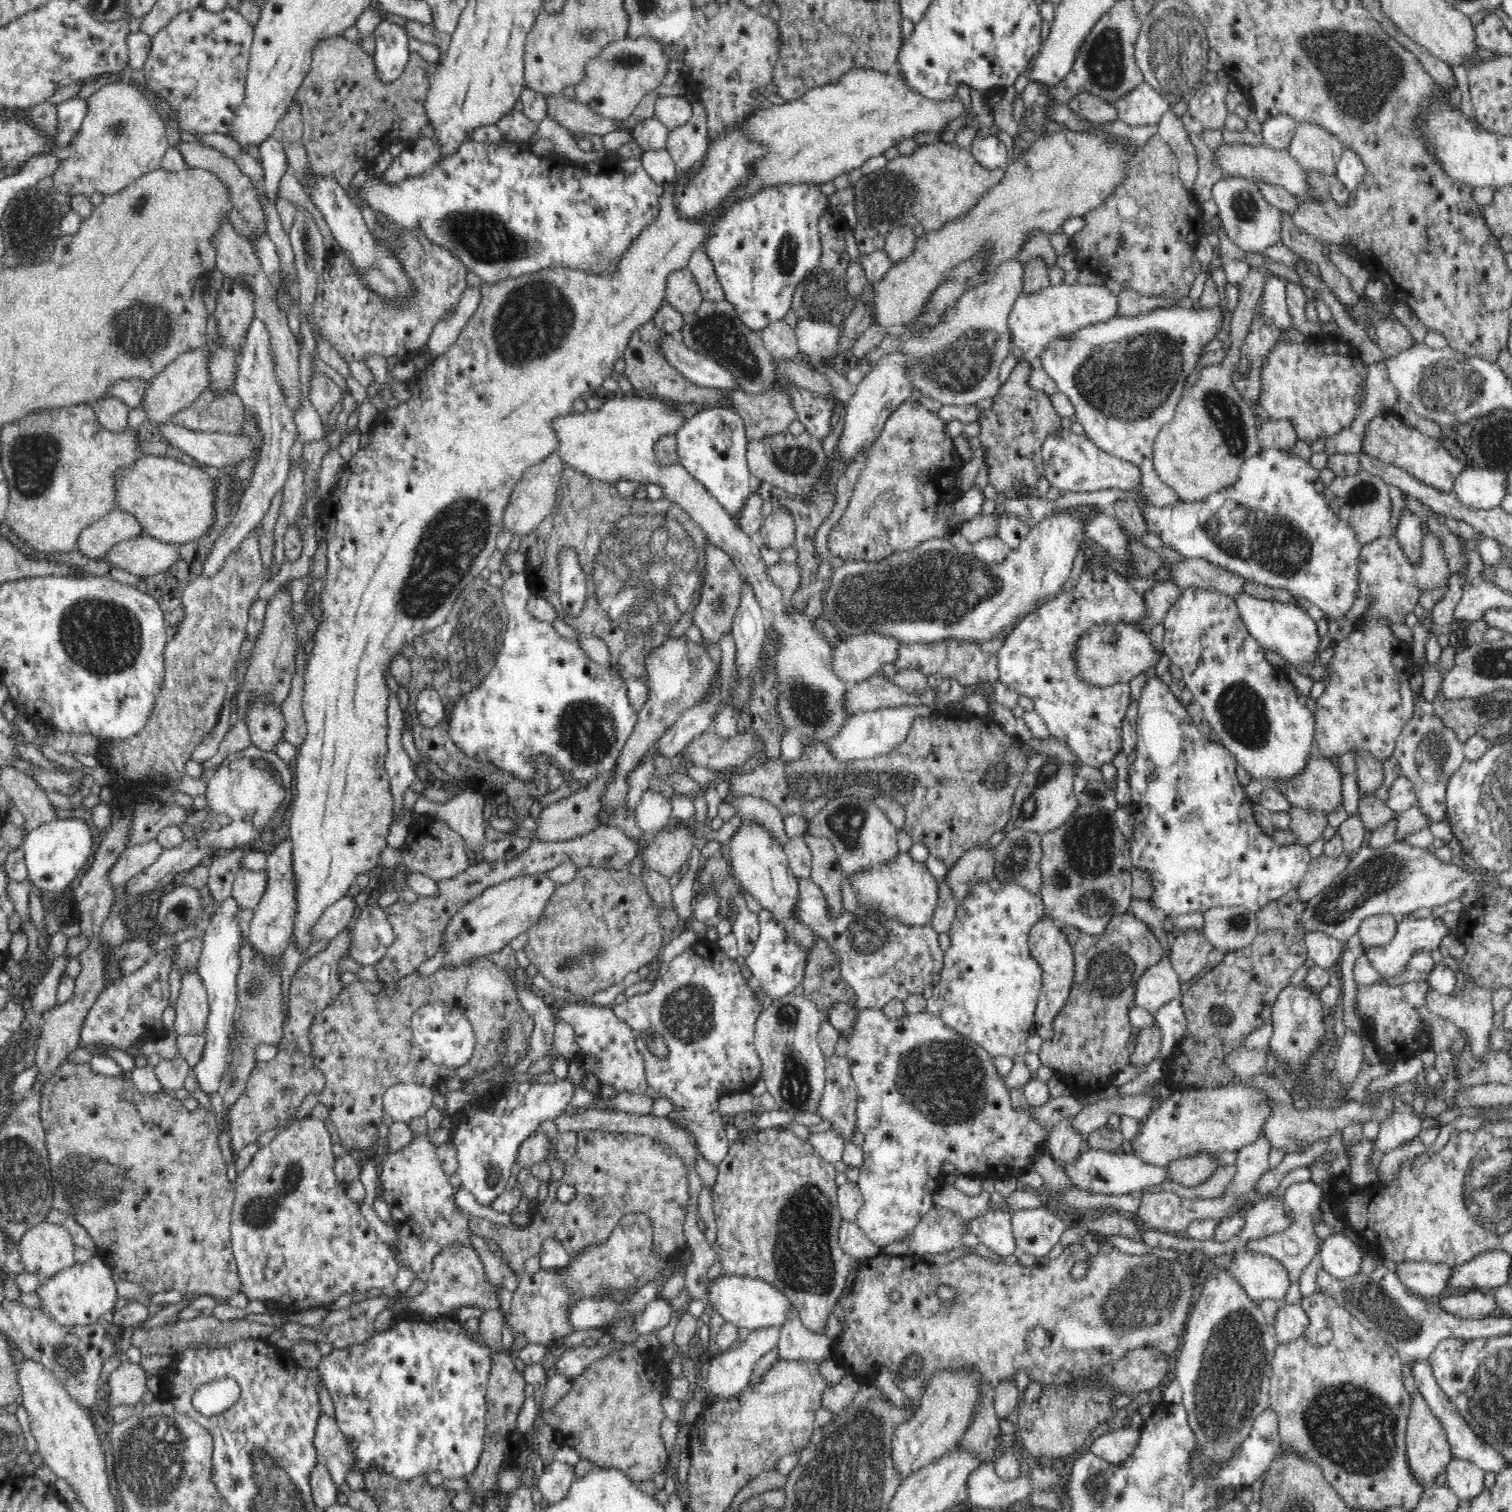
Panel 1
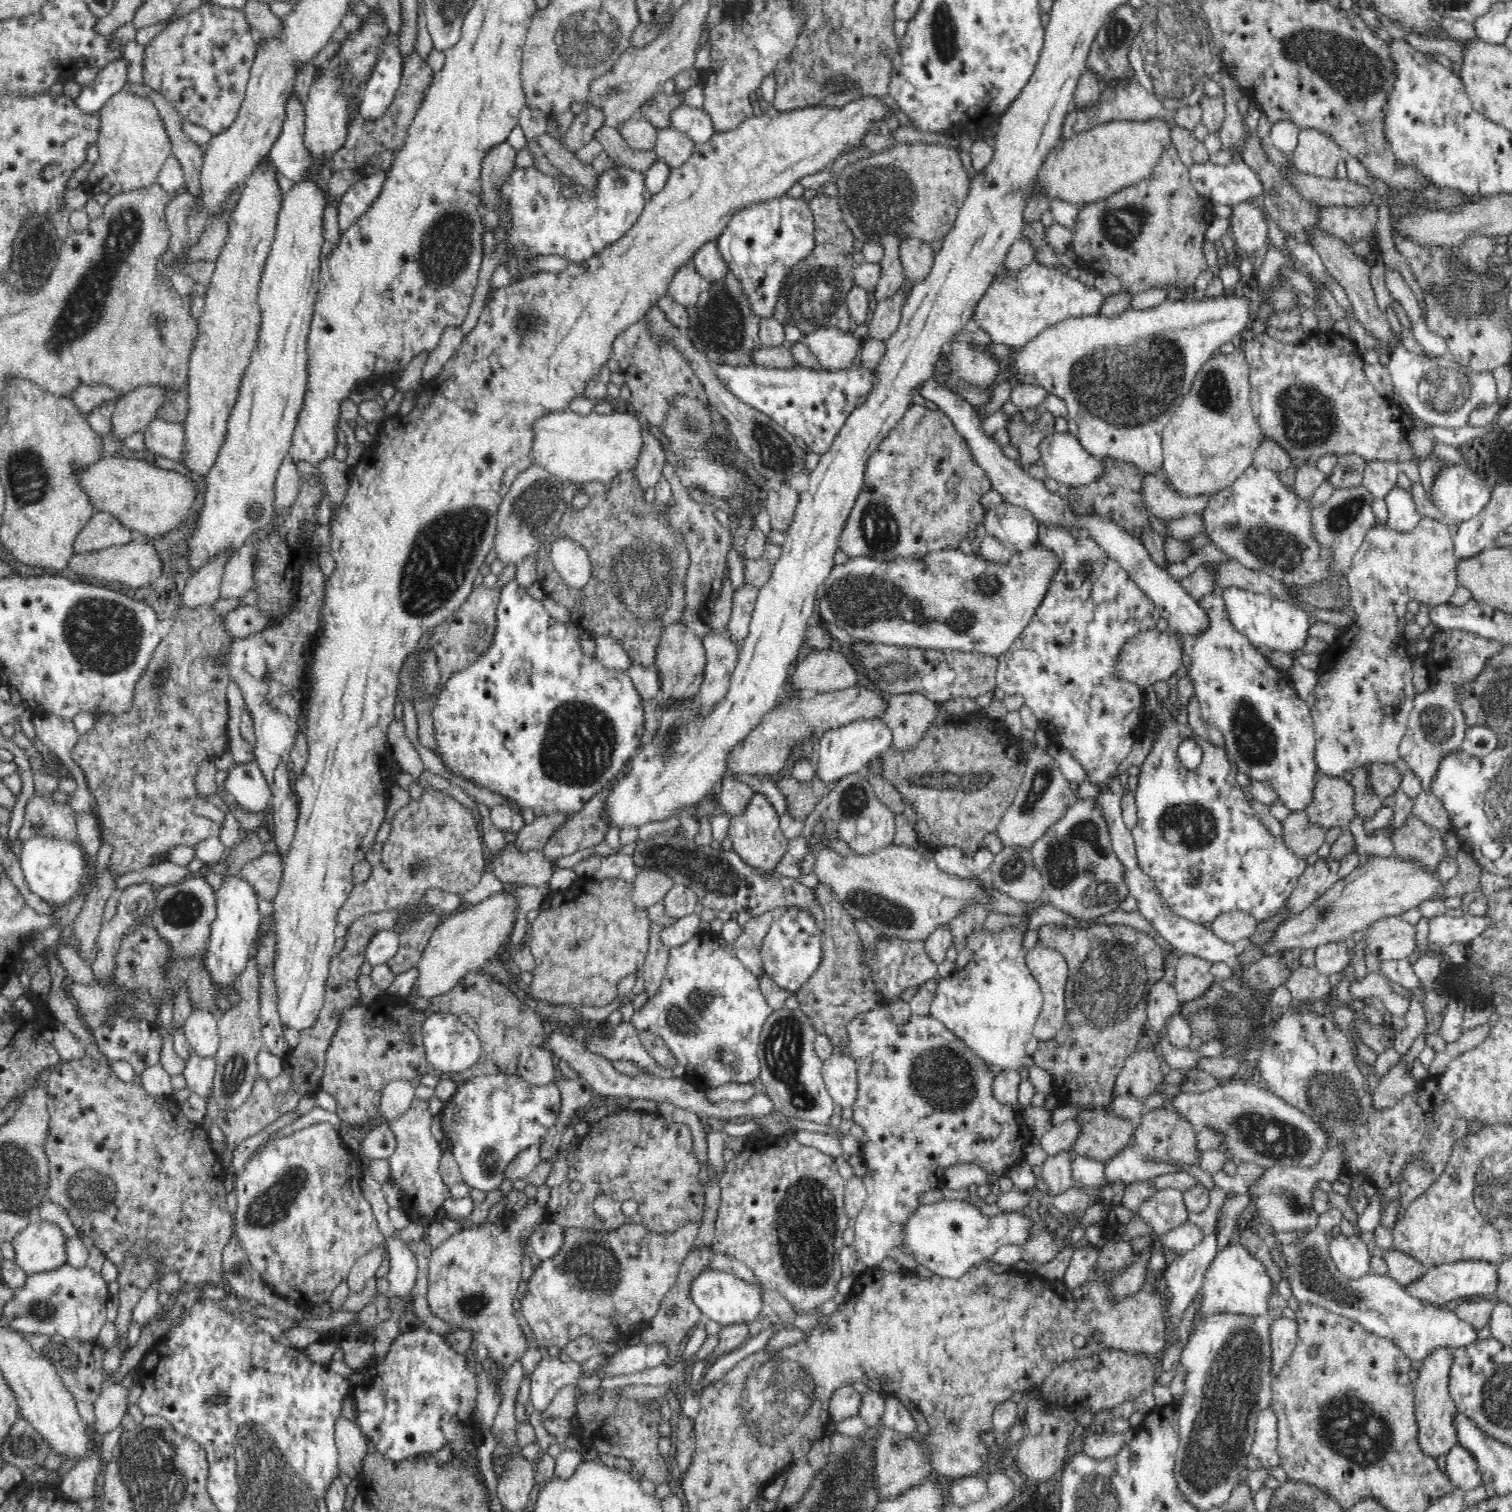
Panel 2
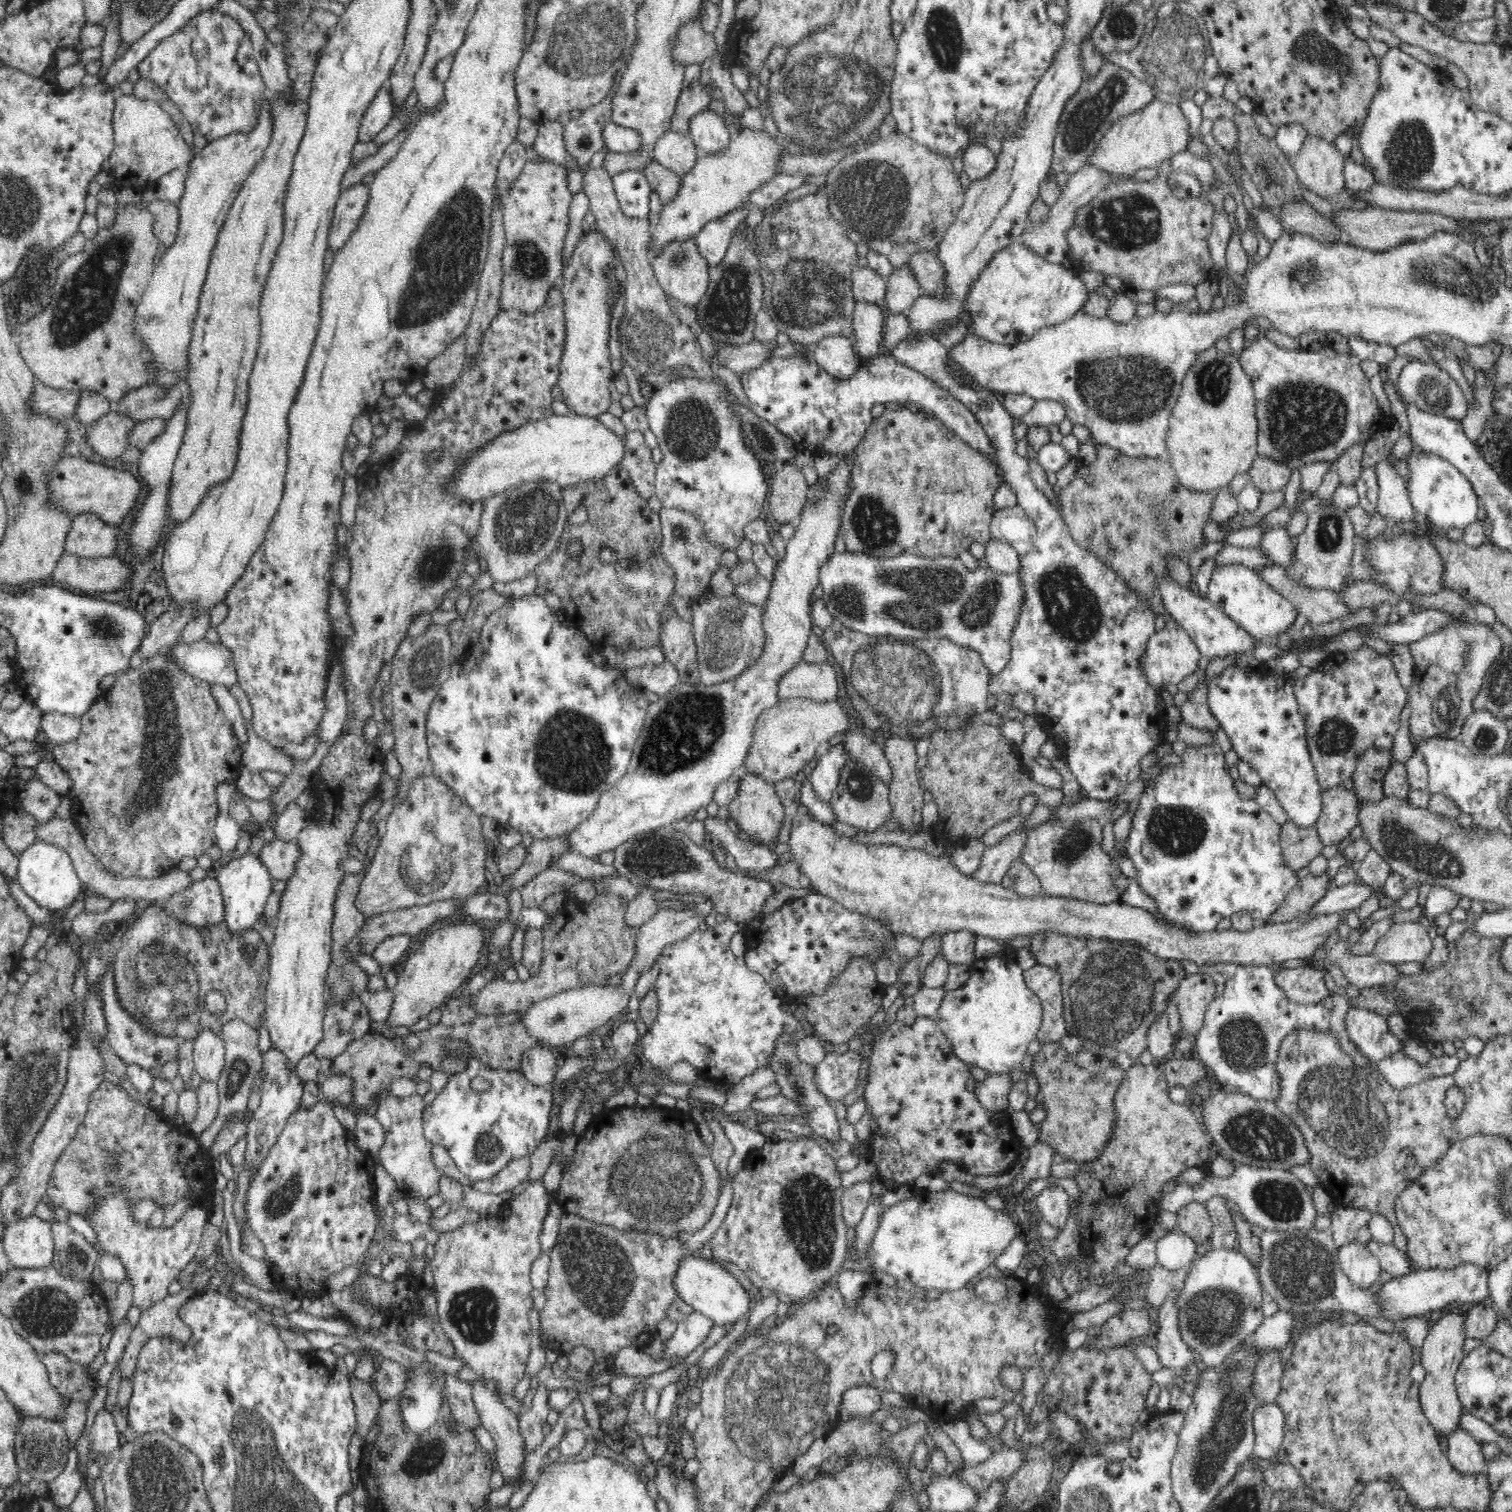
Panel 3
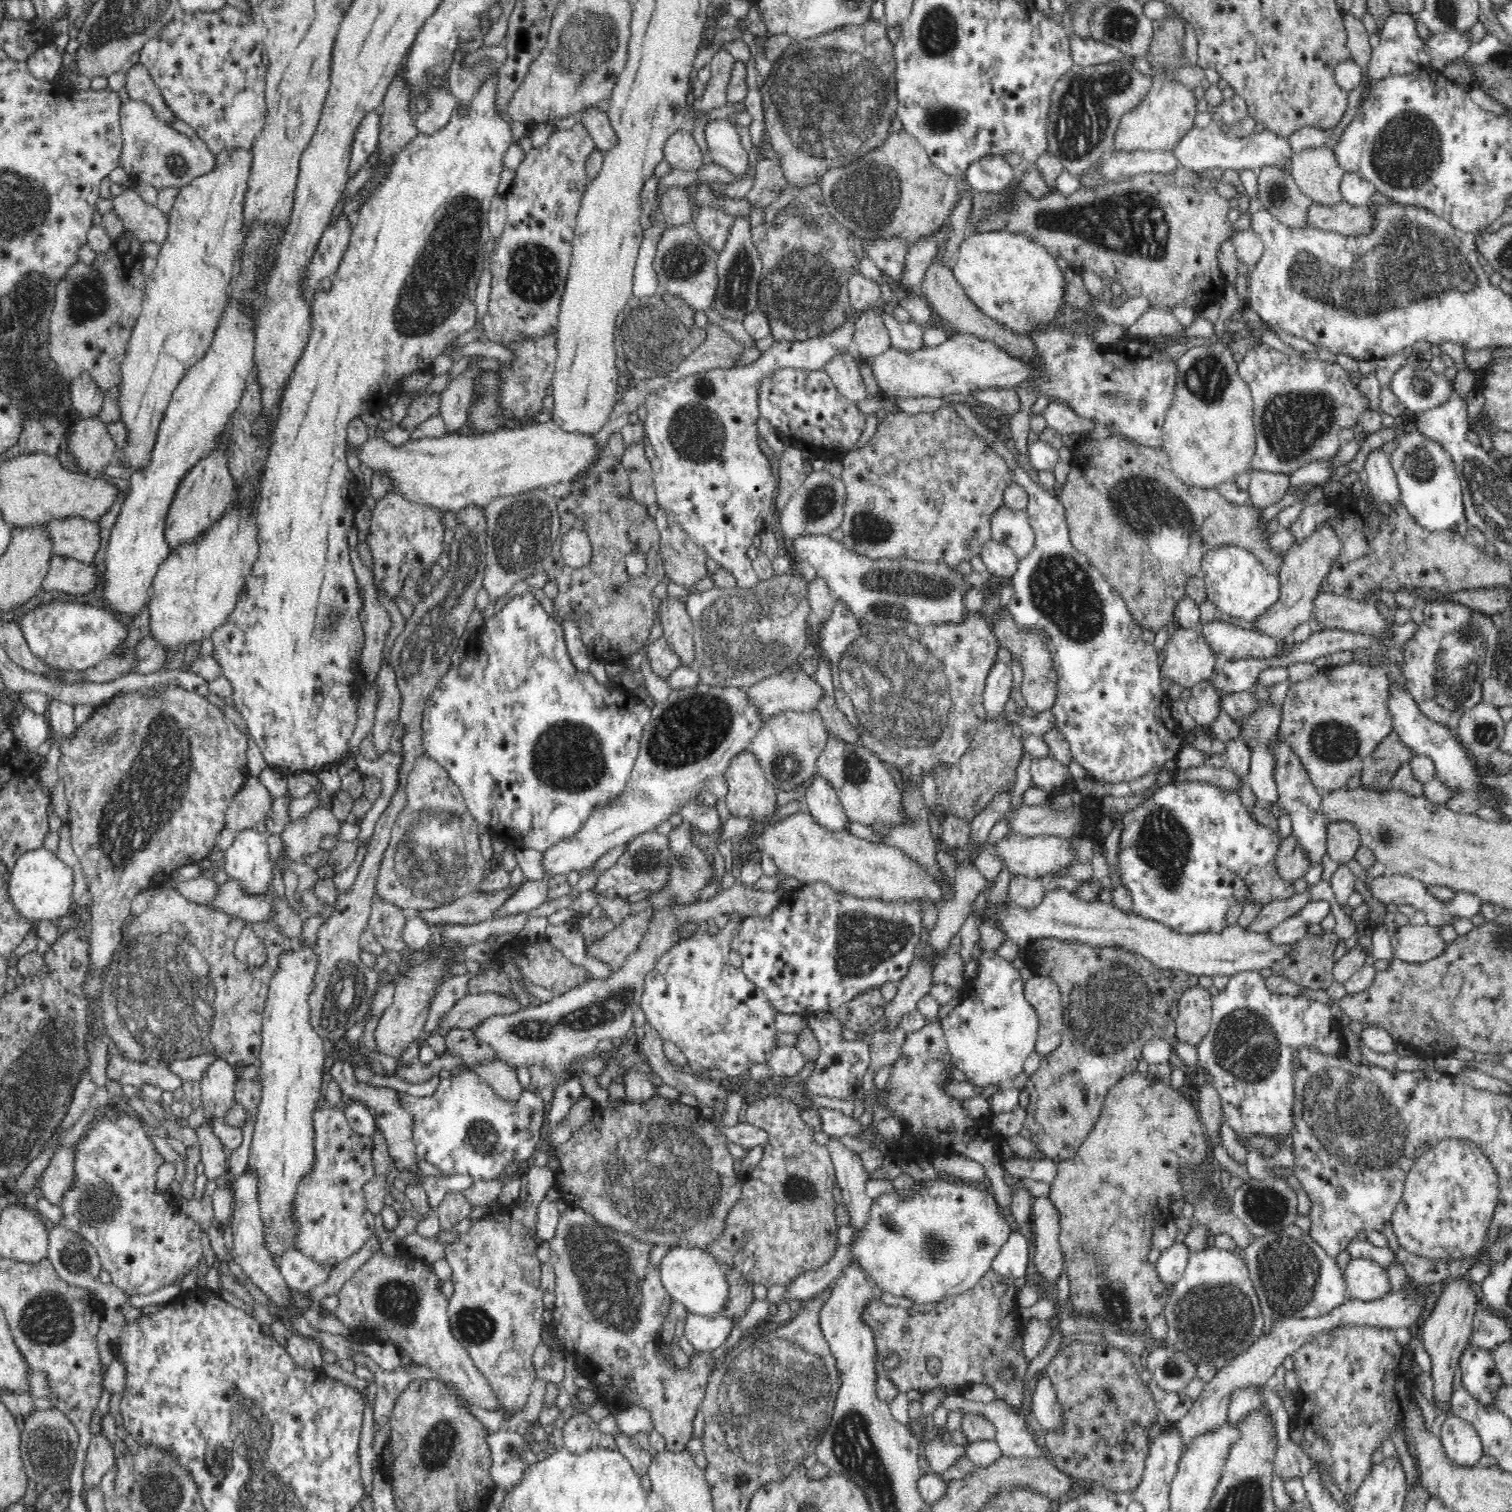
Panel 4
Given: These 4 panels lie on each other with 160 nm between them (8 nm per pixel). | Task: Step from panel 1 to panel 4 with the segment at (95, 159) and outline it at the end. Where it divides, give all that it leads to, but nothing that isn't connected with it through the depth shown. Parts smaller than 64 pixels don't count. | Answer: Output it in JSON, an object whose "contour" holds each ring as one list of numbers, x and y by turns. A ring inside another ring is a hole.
{"contour":[[129,98,121,103,122,168,131,177,160,189,176,187,182,190,192,179,208,174,217,165,214,154,201,139,178,134,167,123,156,118,151,106]]}

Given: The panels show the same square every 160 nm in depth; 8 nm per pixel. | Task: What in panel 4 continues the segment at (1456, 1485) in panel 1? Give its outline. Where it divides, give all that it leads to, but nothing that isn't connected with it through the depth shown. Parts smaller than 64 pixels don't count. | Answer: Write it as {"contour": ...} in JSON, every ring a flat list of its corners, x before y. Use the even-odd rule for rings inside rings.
{"contour":[[1449,1414,1441,1428,1439,1438,1448,1459,1460,1467,1479,1465,1483,1445,1476,1430,1467,1420]]}

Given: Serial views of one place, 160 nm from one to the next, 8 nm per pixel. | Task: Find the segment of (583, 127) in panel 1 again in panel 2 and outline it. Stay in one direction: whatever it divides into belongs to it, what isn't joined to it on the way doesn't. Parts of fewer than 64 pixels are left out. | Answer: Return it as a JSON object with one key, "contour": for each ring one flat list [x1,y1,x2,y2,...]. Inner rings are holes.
{"contour":[[604,126,602,130,596,132,596,141,612,157,616,165,636,168,643,174,659,160,653,150,637,152,632,149,618,133,616,127]]}

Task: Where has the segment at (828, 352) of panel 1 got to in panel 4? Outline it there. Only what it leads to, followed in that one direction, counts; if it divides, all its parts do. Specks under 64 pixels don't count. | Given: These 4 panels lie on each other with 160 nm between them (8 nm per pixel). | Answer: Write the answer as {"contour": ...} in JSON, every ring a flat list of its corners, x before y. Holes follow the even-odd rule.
{"contour":[[848,351,833,355,832,360,826,363,824,369,830,375,837,389,847,399,860,402,869,398,866,385,860,375,860,369,856,367,856,361]]}

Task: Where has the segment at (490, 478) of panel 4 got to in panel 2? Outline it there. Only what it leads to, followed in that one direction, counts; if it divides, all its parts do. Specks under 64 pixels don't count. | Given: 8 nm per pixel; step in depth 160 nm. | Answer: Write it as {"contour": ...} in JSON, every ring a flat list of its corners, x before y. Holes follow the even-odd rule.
{"contour":[[568,409,556,411,539,418,533,425,531,465,540,465,562,484,607,483,620,473,637,471,643,450,642,432,638,418,624,412,600,415,592,411,583,416]]}

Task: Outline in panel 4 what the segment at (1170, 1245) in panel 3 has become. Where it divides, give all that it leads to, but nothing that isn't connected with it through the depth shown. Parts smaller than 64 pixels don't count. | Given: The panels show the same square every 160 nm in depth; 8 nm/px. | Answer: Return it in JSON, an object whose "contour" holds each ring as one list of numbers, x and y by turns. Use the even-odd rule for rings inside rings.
{"contour":[[1172,1244,1161,1251,1155,1269,1165,1286,1174,1286,1183,1277,1188,1260,1188,1250,1185,1244]]}

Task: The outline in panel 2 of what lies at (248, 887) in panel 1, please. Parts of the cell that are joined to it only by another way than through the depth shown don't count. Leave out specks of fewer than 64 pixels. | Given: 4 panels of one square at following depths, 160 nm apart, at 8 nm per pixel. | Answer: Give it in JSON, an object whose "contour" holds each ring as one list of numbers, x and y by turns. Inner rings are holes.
{"contour":[[279,851,274,852,274,854,264,852,260,854,258,858,252,858,252,860,248,860,248,862,242,866,241,875,254,887,260,900,273,900,274,896,276,896,283,873,283,858,284,856,279,855]]}

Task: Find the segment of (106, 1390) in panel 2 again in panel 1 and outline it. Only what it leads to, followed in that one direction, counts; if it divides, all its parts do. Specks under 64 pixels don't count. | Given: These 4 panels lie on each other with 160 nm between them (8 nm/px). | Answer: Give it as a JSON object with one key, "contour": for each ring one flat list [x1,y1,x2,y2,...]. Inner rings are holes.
{"contour":[[124,1358,122,1364,110,1375,106,1392,107,1410,110,1416,112,1409,122,1404,133,1406,140,1402,147,1390,146,1373,140,1364,132,1364]]}

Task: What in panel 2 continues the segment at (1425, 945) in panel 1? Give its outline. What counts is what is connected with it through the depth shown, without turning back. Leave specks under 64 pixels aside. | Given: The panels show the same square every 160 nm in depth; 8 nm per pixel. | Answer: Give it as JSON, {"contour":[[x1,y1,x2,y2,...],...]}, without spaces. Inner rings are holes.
{"contour":[[1447,913,1429,918,1426,935,1430,940,1431,947,1442,949,1454,942,1465,940,1471,942,1492,925,1493,920,1487,915,1469,915,1466,918]]}

